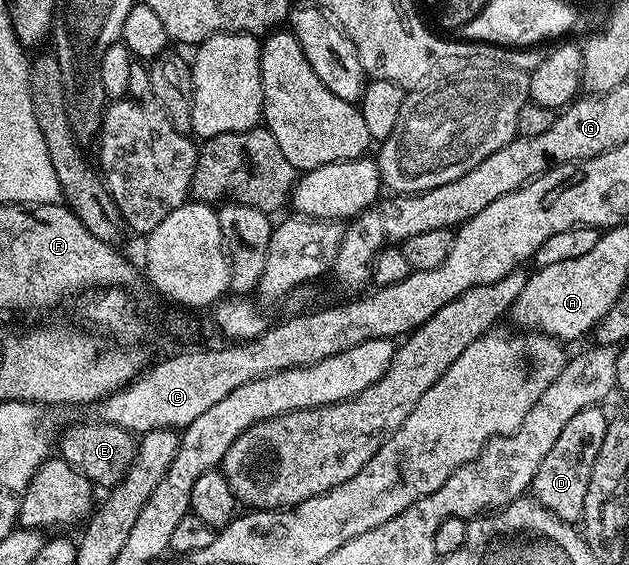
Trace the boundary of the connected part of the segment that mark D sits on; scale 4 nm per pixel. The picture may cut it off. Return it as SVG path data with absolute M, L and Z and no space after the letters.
M599 405L588 406L562 428L558 440L554 440L554 448L546 452L546 460L542 460L530 487L531 497L564 522L579 523L584 513L586 484L590 484L590 471L610 421L609 415L604 415L600 409Z

